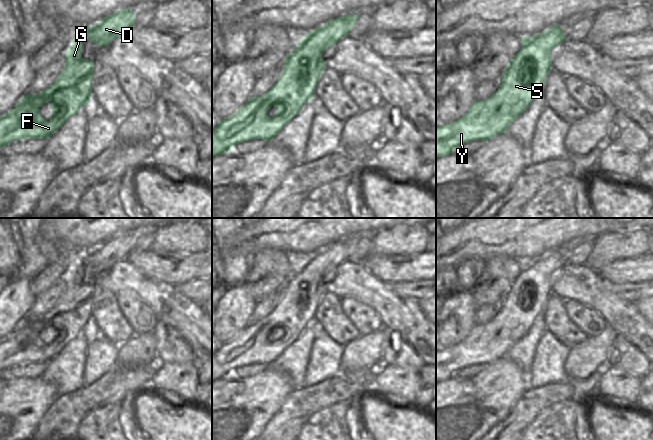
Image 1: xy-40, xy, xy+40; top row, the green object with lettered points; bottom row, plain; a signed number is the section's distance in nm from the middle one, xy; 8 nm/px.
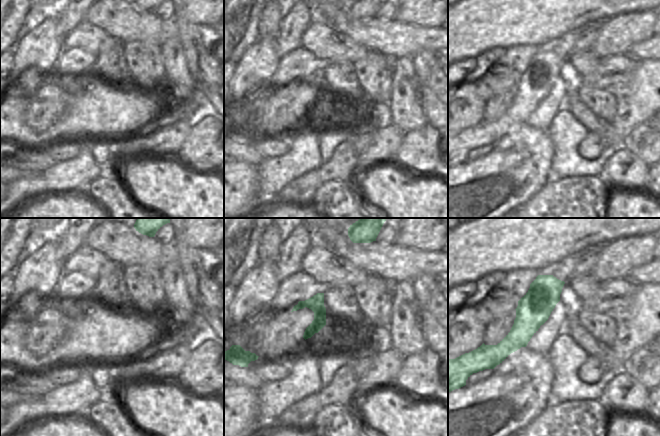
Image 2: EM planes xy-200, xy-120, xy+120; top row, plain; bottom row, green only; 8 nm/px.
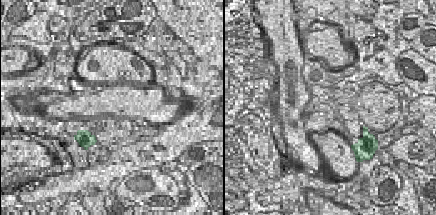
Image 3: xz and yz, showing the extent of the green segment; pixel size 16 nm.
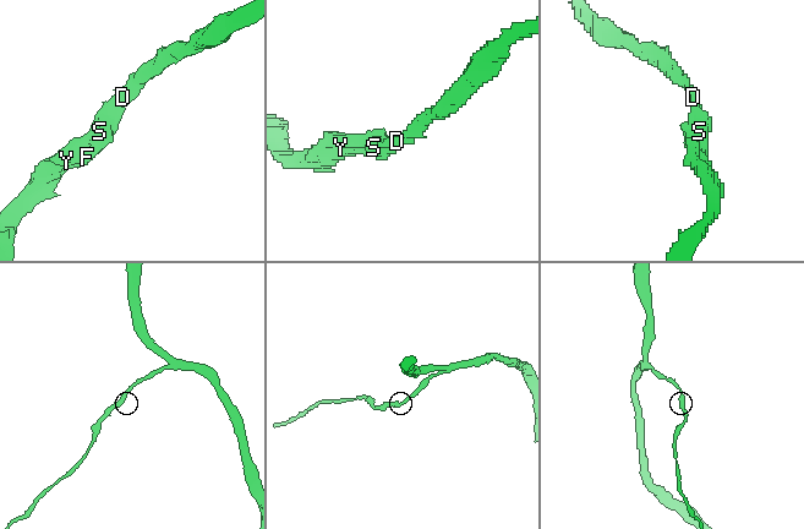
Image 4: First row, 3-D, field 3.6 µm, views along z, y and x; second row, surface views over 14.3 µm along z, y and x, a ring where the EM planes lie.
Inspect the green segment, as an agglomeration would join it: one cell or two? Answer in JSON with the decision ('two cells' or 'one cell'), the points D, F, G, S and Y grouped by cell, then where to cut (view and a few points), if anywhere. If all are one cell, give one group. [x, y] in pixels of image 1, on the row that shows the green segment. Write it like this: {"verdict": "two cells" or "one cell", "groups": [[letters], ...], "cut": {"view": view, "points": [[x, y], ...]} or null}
{"verdict": "one cell", "groups": [["D", "F", "G", "S", "Y"]], "cut": null}

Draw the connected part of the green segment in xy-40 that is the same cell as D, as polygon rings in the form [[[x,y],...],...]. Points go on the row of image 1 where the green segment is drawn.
[[[121,9],[88,27],[84,36],[101,48],[107,47],[115,39],[126,35],[134,27],[135,20],[136,15],[131,9]]]

